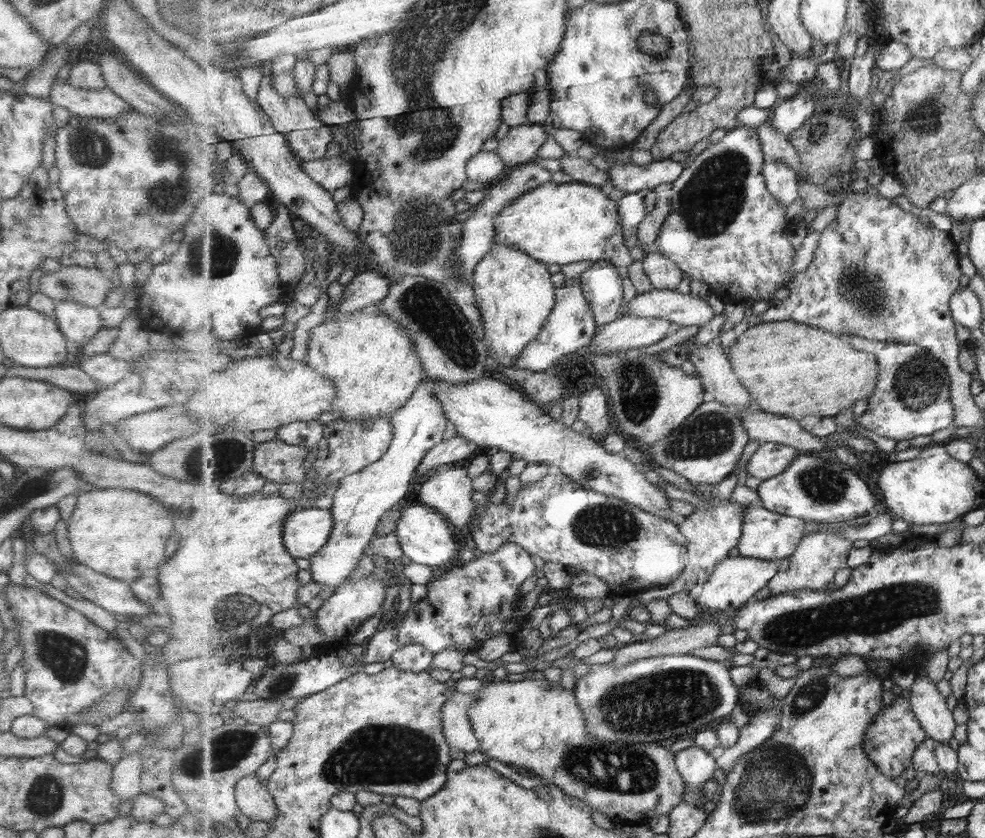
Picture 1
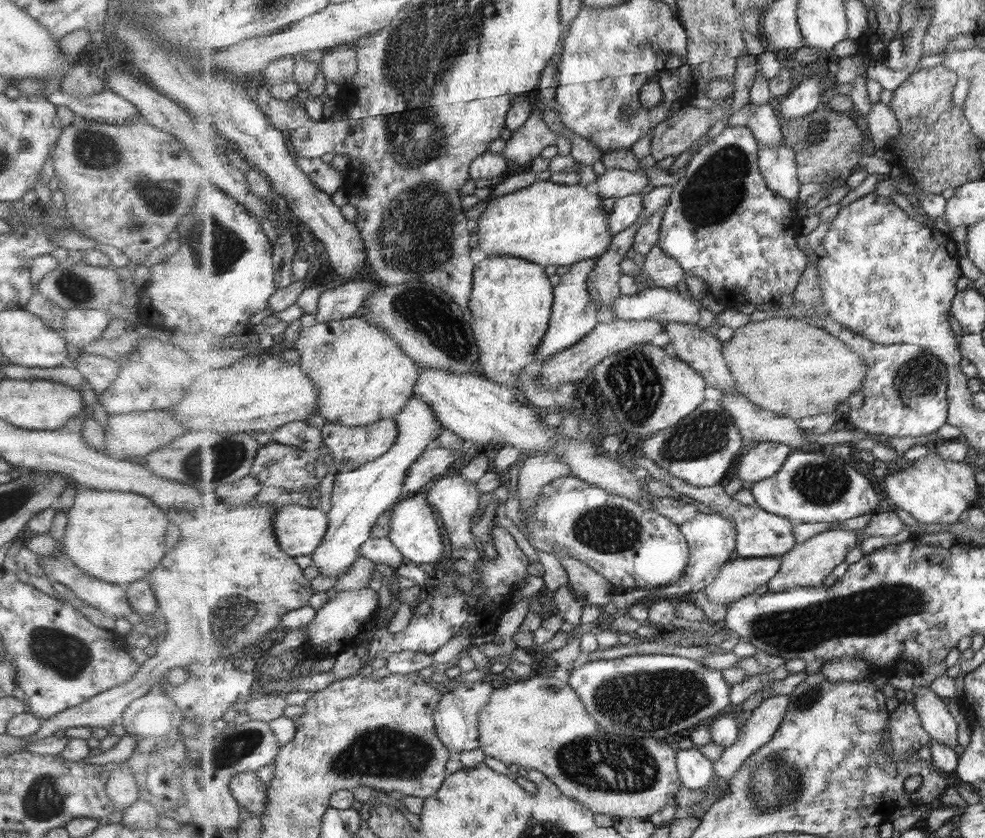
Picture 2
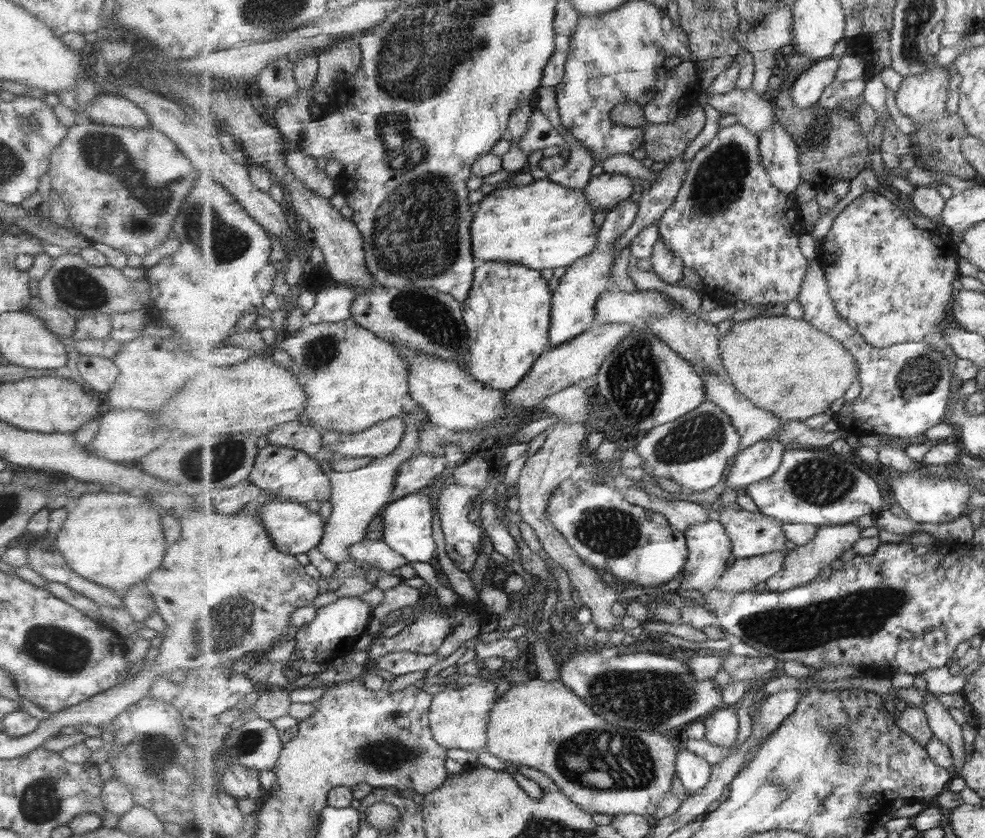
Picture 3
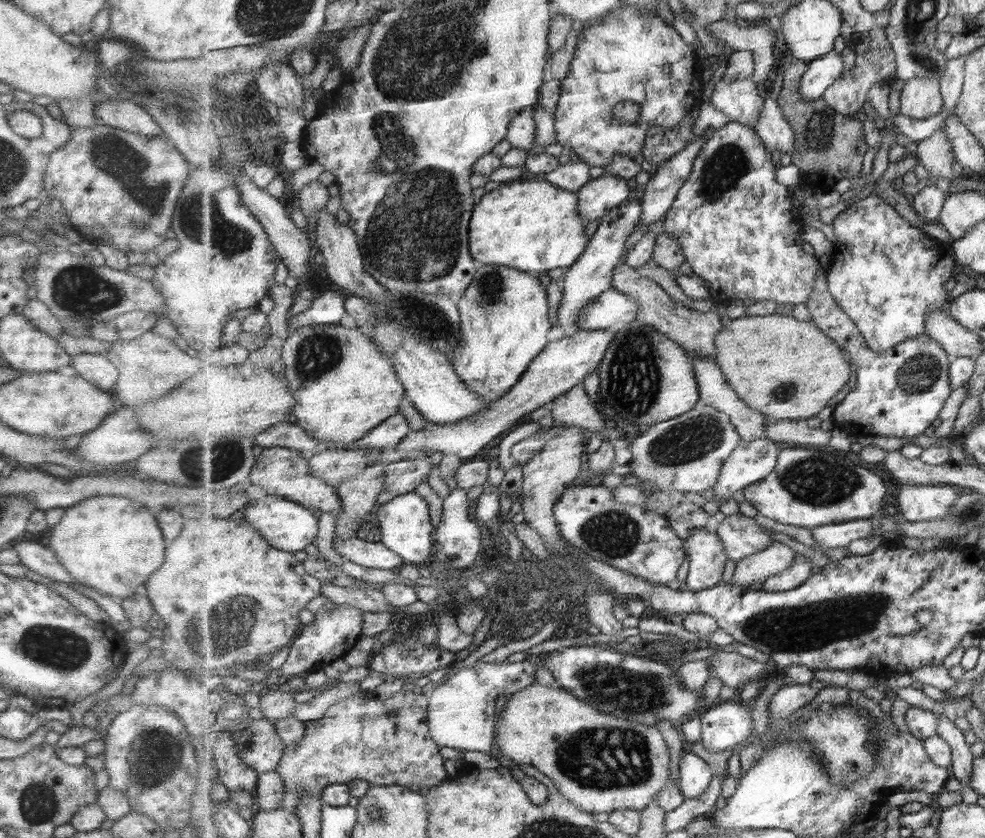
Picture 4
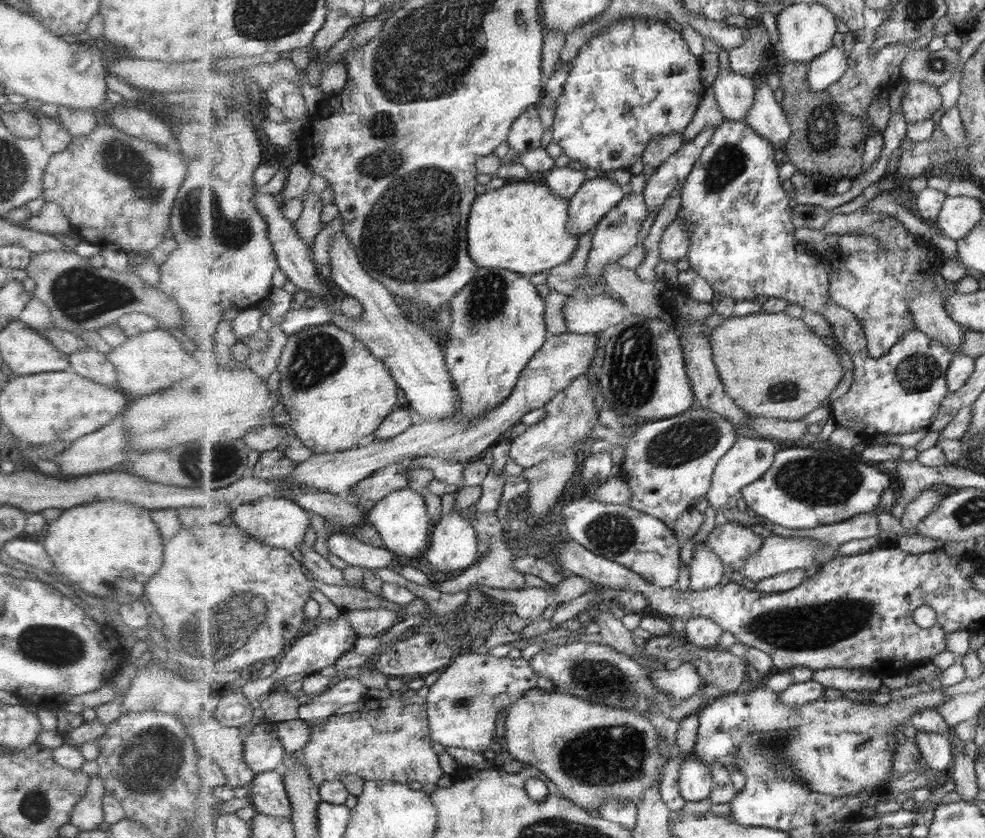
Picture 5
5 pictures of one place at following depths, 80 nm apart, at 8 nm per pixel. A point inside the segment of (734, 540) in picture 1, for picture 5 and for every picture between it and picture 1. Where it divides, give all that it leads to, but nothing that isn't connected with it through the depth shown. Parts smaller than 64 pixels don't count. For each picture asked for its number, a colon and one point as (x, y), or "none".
2: (712, 538)
3: (710, 547)
4: (705, 550)
5: (706, 569)

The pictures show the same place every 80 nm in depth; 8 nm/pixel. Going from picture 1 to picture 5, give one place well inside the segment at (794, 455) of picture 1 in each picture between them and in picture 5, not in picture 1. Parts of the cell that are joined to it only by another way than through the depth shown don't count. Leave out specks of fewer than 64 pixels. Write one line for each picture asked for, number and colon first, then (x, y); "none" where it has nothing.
2: (766, 459)
3: (760, 461)
4: (753, 460)
5: (751, 458)

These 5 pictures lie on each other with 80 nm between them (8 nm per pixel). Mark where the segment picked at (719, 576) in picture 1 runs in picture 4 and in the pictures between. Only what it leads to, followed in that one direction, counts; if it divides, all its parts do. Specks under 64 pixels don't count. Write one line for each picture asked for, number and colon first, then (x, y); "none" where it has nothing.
2: (740, 577)
3: (744, 574)
4: (777, 557)

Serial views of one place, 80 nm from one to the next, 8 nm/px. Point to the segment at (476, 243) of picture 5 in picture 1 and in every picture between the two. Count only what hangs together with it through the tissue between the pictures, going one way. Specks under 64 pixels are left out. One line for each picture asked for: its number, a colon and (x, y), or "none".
1: (554, 223)
2: (550, 224)
3: (541, 225)
4: (534, 226)

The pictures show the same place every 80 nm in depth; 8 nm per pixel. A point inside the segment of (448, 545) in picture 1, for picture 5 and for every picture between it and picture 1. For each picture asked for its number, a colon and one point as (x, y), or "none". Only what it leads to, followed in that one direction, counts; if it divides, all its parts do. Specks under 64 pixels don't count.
2: (416, 530)
3: (409, 522)
4: (406, 527)
5: (402, 519)

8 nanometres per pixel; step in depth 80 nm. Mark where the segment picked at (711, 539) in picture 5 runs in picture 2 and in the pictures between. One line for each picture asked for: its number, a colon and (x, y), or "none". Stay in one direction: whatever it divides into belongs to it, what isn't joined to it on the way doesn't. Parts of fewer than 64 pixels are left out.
2: (760, 534)
3: (753, 534)
4: (742, 536)

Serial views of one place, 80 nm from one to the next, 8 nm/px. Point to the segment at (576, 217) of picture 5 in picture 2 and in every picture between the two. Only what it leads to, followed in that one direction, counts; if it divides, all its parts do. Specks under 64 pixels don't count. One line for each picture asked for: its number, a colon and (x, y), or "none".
2: (617, 184)
3: (607, 190)
4: (600, 195)

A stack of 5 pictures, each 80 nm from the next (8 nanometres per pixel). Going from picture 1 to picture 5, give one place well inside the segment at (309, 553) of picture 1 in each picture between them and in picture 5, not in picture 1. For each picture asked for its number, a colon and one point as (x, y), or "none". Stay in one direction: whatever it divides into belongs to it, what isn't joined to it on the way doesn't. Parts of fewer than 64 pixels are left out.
2: (300, 530)
3: (295, 529)
4: (289, 526)
5: (279, 522)

